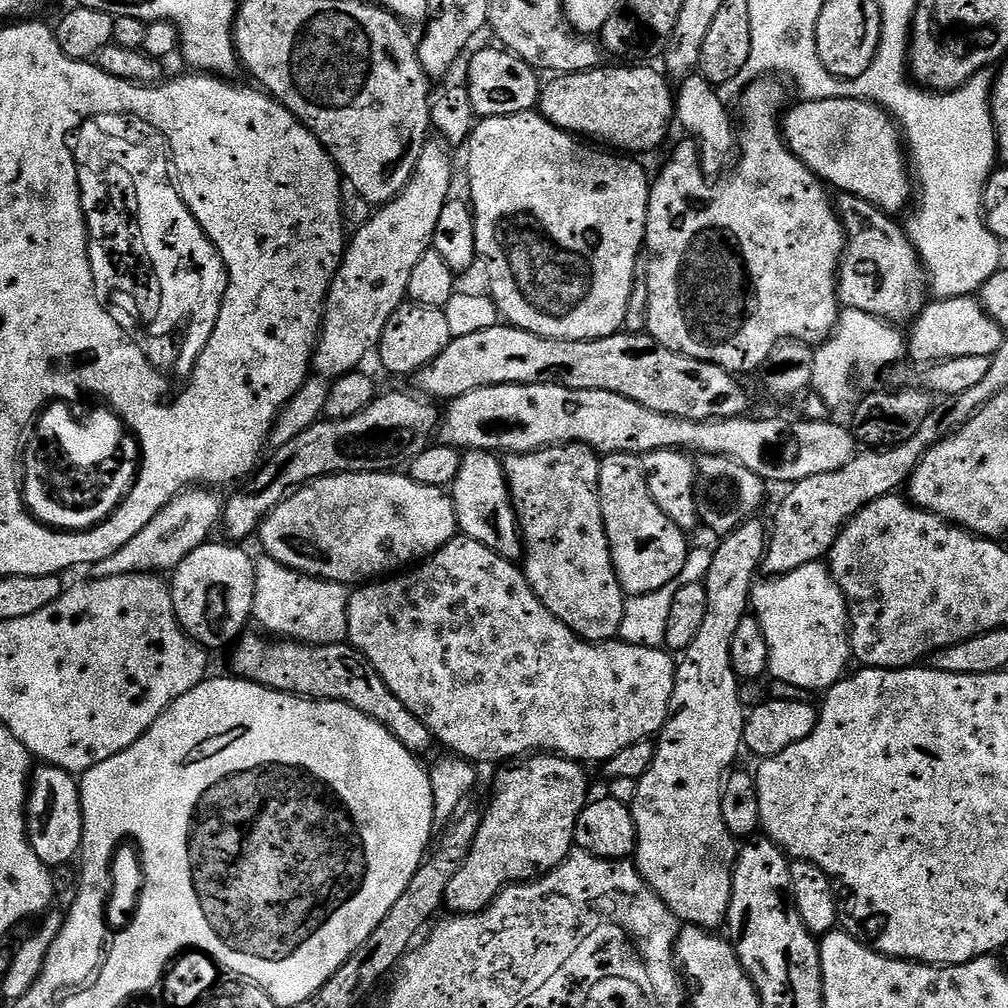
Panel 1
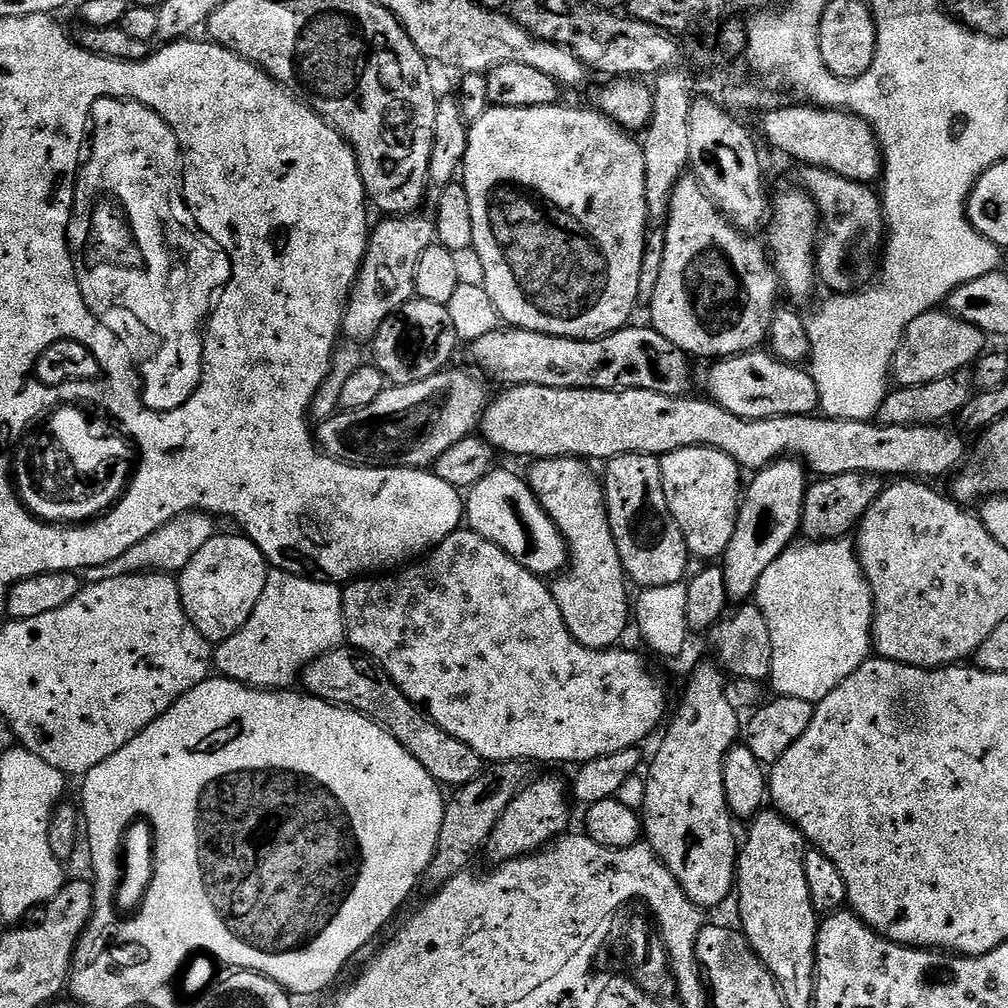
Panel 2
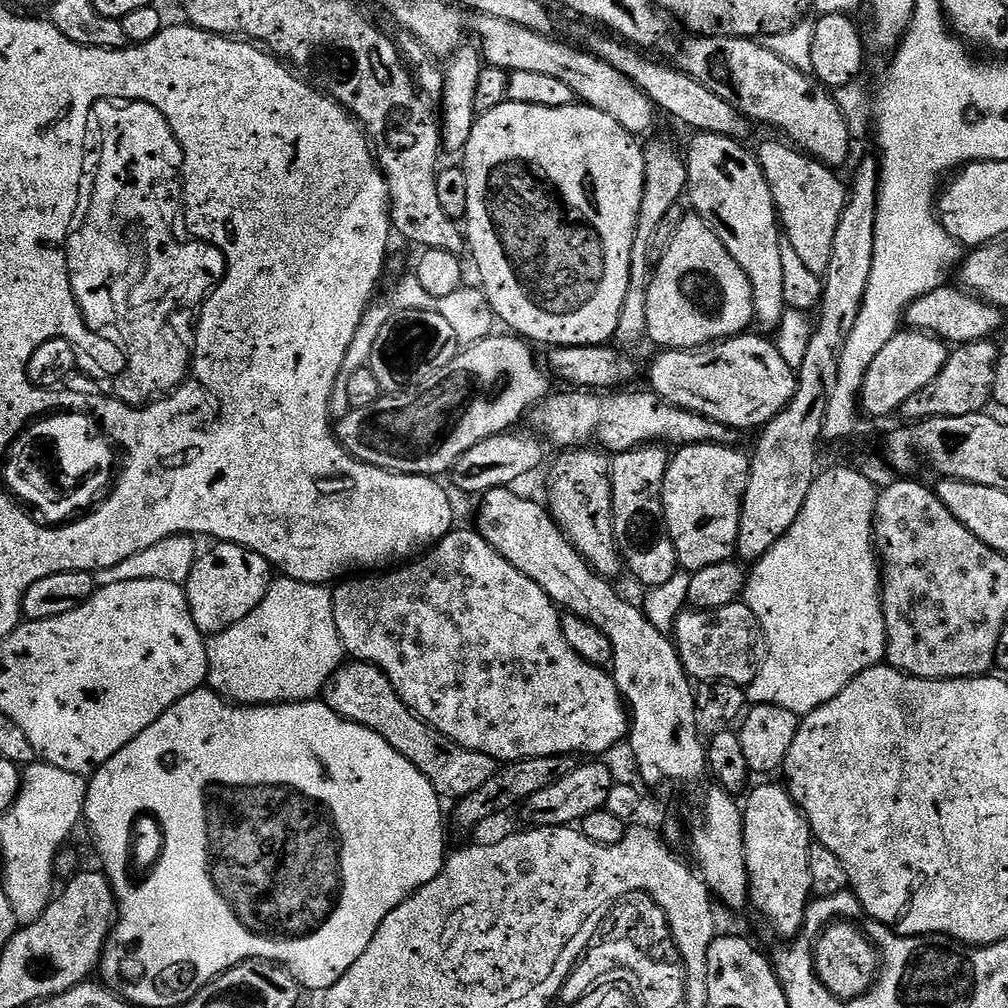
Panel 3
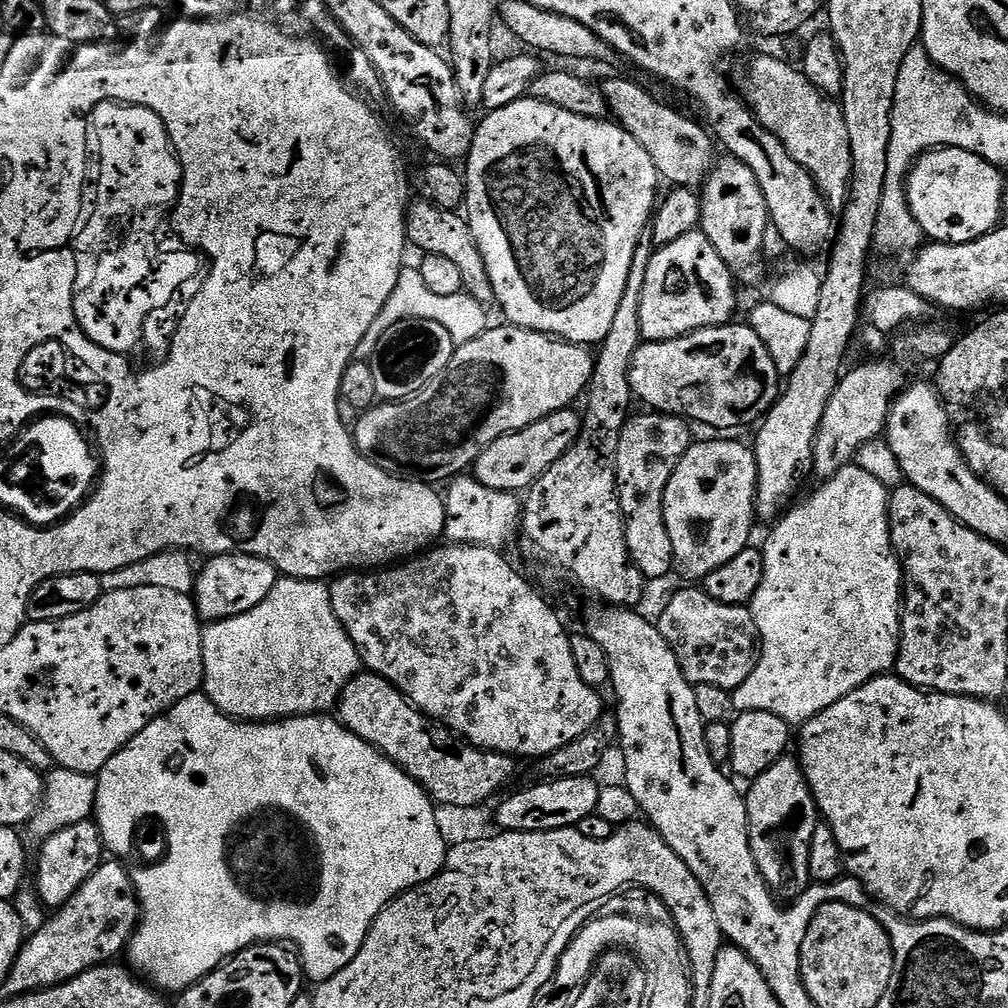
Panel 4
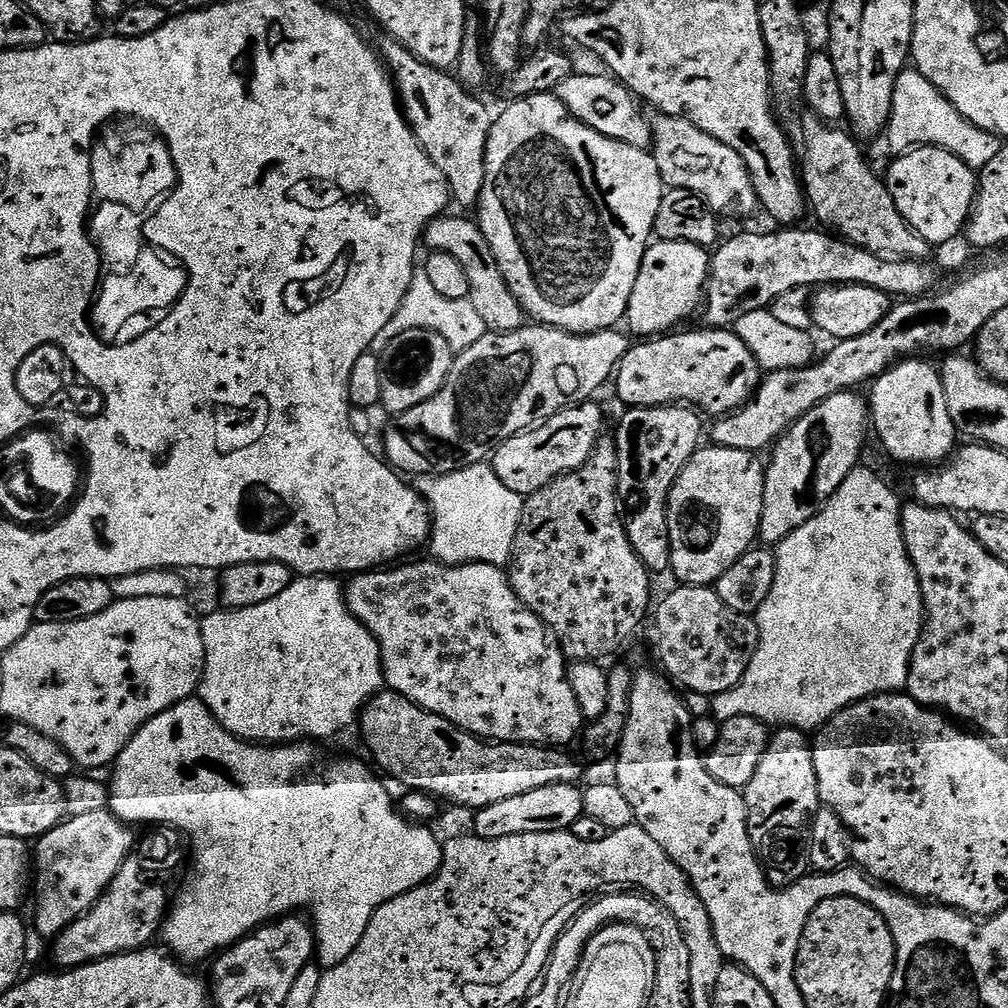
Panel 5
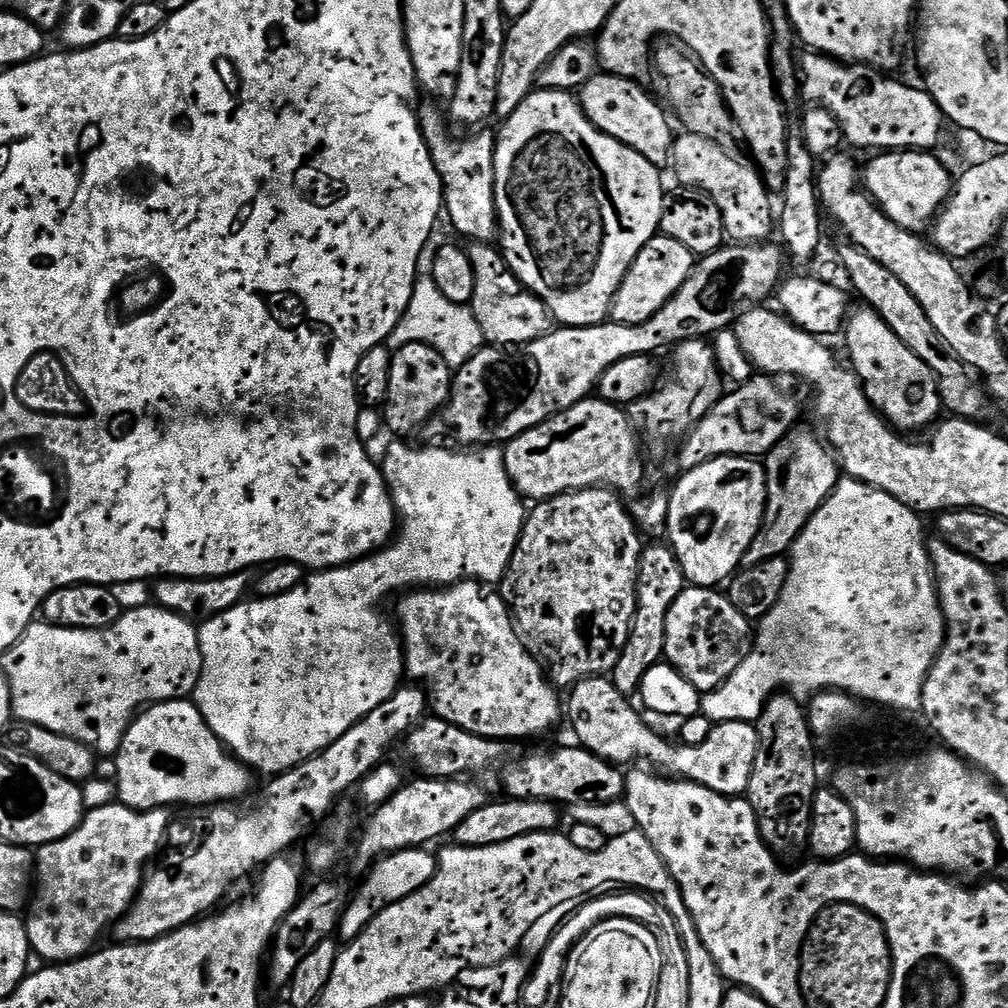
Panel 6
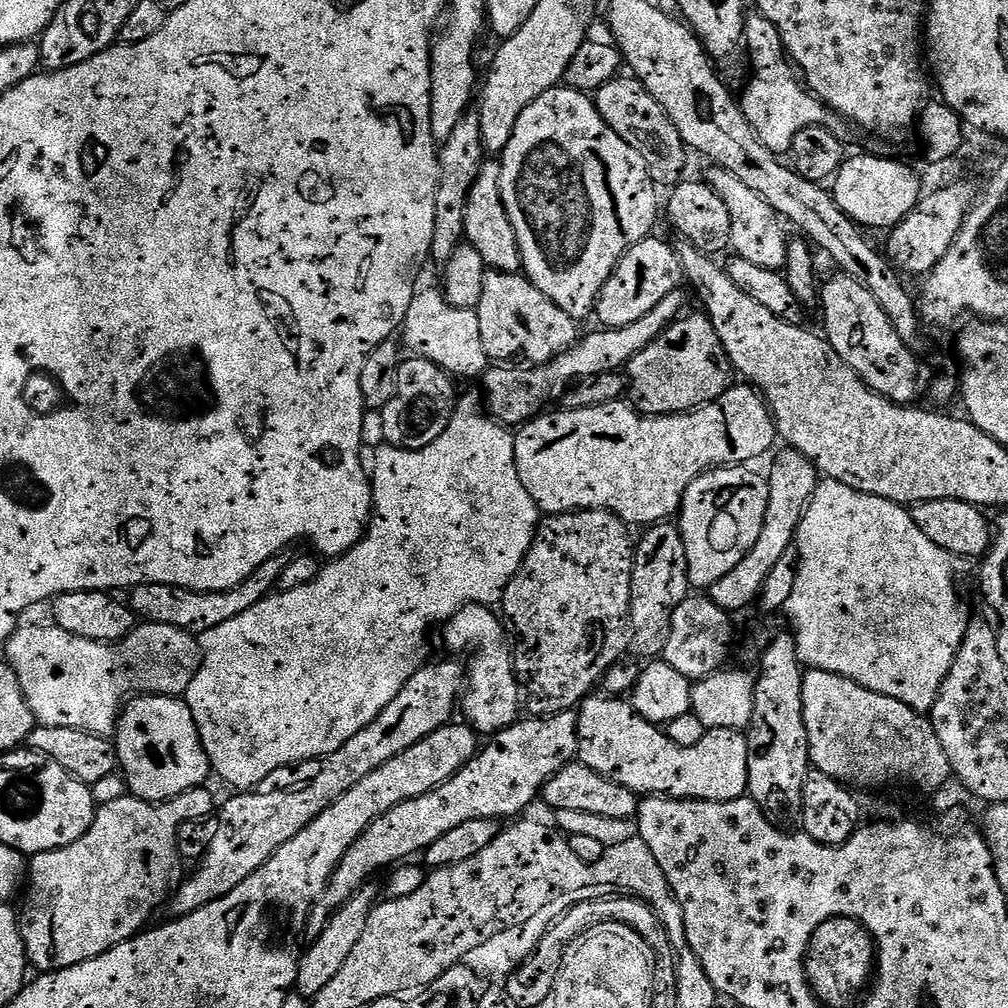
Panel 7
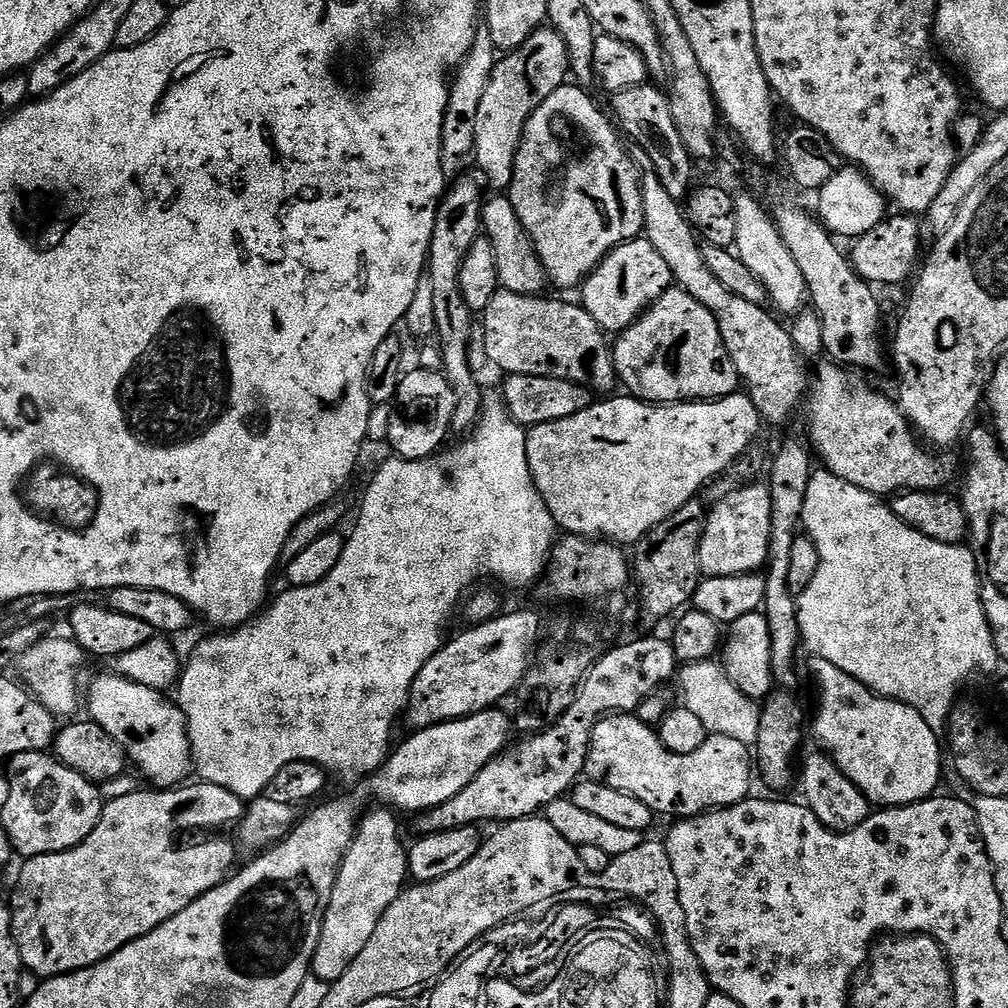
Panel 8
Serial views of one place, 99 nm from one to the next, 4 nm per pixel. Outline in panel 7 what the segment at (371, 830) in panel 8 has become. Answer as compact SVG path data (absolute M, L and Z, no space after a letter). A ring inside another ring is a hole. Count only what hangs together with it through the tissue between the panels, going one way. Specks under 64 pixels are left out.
M365 886L359 888L341 908L332 913L322 934L314 937L309 948L303 949L296 975L295 991L302 996L314 998L322 990L326 990L326 986L330 986L330 982L334 982L334 974L338 974L338 970L342 970L342 966L346 962L346 958L350 958L354 946L358 946L358 938L362 938L362 930L366 930L366 922L377 903L378 897L376 897L375 890L372 889L372 886Z

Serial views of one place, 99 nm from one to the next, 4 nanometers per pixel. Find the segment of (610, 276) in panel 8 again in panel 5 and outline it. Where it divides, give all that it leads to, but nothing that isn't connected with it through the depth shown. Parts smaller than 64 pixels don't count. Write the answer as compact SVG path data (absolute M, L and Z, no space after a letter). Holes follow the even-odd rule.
M660 240L649 244L642 258L642 266L638 270L638 282L634 282L634 294L630 294L628 315L626 317L627 331L638 336L636 338L656 338L669 330L675 329L692 311L701 307L708 287L708 270L710 267L710 252L707 247L691 244L686 240Z

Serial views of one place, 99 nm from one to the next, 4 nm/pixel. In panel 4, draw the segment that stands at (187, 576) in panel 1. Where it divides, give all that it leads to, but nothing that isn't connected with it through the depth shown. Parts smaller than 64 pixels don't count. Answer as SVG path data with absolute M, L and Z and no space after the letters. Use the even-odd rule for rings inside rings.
M213 556L205 564L208 565L199 569L194 585L196 610L204 622L229 620L231 616L254 610L254 606L258 606L258 602L265 600L270 590L274 590L278 579L276 567L269 560L257 556Z

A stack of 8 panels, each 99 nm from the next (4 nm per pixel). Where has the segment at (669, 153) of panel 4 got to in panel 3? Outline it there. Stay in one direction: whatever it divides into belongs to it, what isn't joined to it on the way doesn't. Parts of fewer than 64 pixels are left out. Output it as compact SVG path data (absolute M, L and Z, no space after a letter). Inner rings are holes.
M480 16L477 21L476 32L480 35L478 47L485 65L493 64L509 74L527 70L529 74L546 74L549 78L558 78L570 86L573 97L579 103L588 104L594 110L602 110L602 114L610 114L618 126L637 138L643 137L643 132L655 126L658 117L656 105L646 98L646 94L642 94L642 90L638 90L638 86L634 86L634 82L630 82L630 78L626 78L626 74L622 74L622 70L614 70L610 62L602 62L579 47L571 48L557 38L514 26L514 22L502 22L502 18Z

